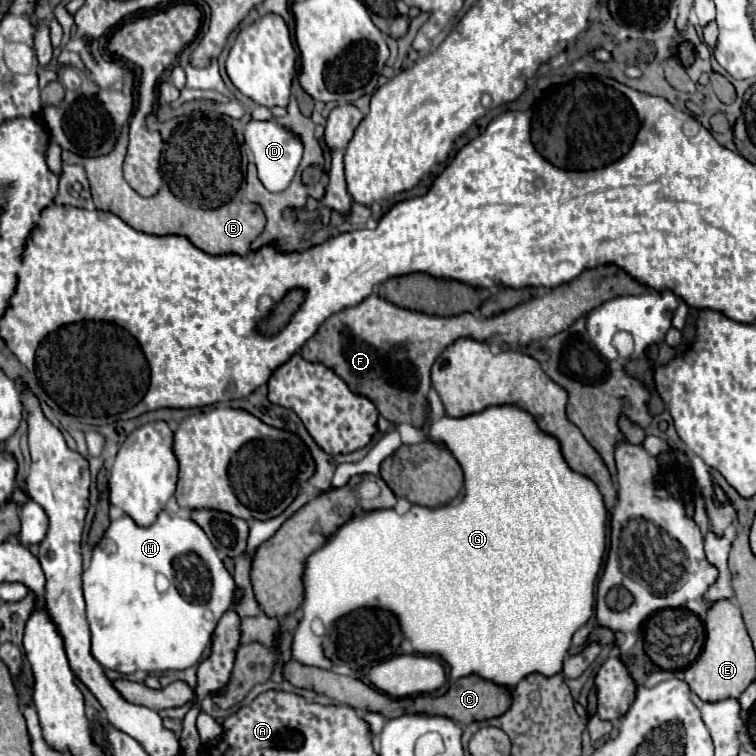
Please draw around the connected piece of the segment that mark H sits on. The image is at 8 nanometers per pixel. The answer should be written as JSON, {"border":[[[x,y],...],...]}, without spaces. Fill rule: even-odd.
{"border":[[[162,511],[150,527],[138,527],[128,515],[112,521],[93,548],[90,567],[82,573],[82,583],[86,617],[92,631],[92,655],[102,667],[122,675],[130,675],[138,669],[154,673],[196,665],[210,645],[220,617],[232,607],[234,595],[234,579],[226,571],[206,533],[194,521],[168,511]],[[107,540],[116,543],[116,553],[106,553]]]}

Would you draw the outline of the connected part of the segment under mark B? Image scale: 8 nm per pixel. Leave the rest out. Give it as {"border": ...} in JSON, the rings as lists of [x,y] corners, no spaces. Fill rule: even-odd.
{"border":[[[124,127],[114,151],[104,157],[84,159],[78,155],[70,155],[70,163],[84,165],[88,181],[90,181],[92,201],[98,209],[118,215],[122,221],[126,221],[130,227],[134,227],[136,231],[142,231],[142,233],[184,235],[198,249],[202,249],[204,253],[210,253],[210,255],[234,253],[234,255],[244,257],[250,253],[250,243],[264,231],[264,225],[266,225],[266,217],[264,217],[264,211],[260,205],[244,203],[240,199],[240,195],[236,193],[232,197],[232,201],[228,201],[226,205],[220,205],[214,211],[194,209],[194,207],[188,207],[188,203],[182,201],[180,197],[174,197],[166,179],[164,179],[164,185],[156,197],[140,197],[136,191],[132,191],[132,187],[122,177],[122,161],[126,155],[126,145],[128,145],[128,127]]]}

